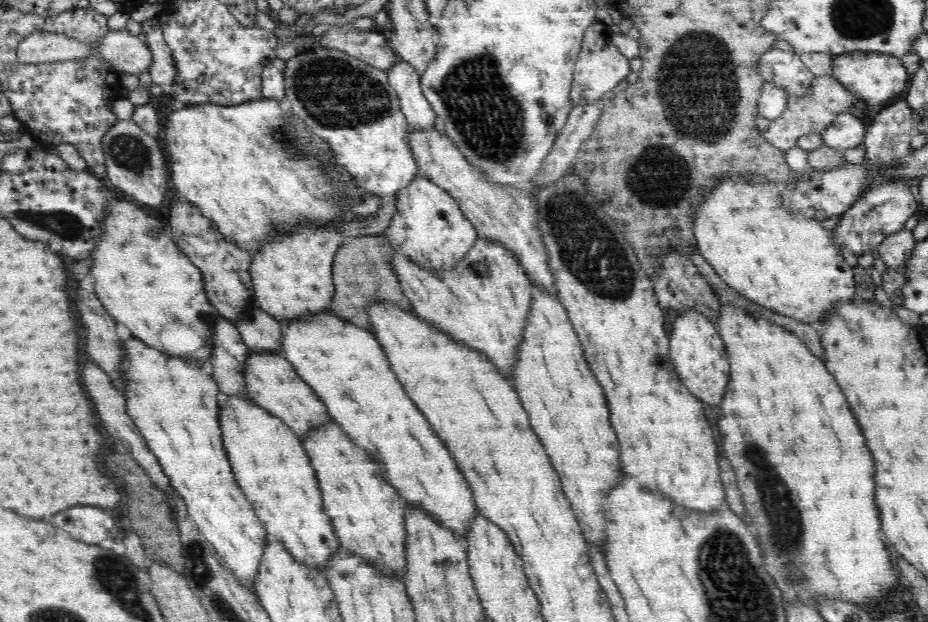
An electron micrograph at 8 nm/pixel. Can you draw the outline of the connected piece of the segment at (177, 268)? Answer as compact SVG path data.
M118 201L111 210L109 220L106 221L110 228L106 234L106 244L102 244L98 248L98 252L94 254L96 294L98 294L100 302L104 304L104 308L116 318L116 322L126 326L134 334L134 338L138 338L148 348L154 348L158 352L164 352L160 338L158 338L162 328L170 328L172 324L190 324L202 338L206 338L204 348L200 352L200 354L204 354L200 366L211 364L212 374L210 375L218 384L219 392L226 396L244 397L252 402L250 389L248 389L248 377L246 377L251 350L241 338L237 327L216 313L208 298L202 272L174 246L173 238L166 236L164 226L158 220L154 220L152 216L148 216L143 208L133 203Z

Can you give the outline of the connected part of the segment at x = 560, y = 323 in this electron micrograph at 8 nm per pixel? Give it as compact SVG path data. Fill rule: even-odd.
M533 289L533 308L522 344L514 390L530 412L532 428L546 446L553 467L558 470L564 492L589 542L608 556L610 494L624 484L620 464L620 441L612 422L610 406L596 374L590 370L584 350L567 310L558 300Z

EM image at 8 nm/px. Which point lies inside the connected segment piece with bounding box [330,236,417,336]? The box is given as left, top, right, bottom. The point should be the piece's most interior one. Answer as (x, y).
(365, 275)

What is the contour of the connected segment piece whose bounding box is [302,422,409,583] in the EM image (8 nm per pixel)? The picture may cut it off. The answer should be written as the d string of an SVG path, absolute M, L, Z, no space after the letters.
M334 423L312 432L302 444L317 470L324 508L330 515L342 548L377 571L384 579L404 583L409 568L408 506L390 487L365 451Z

